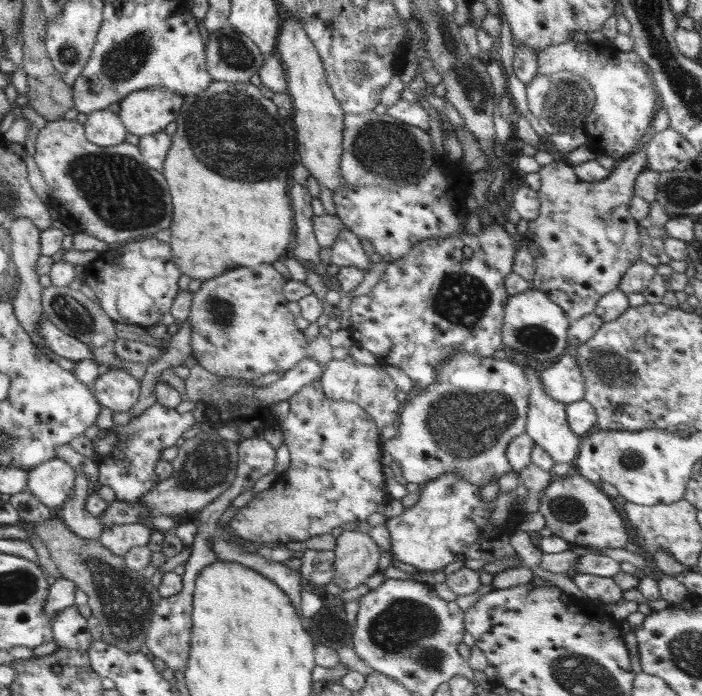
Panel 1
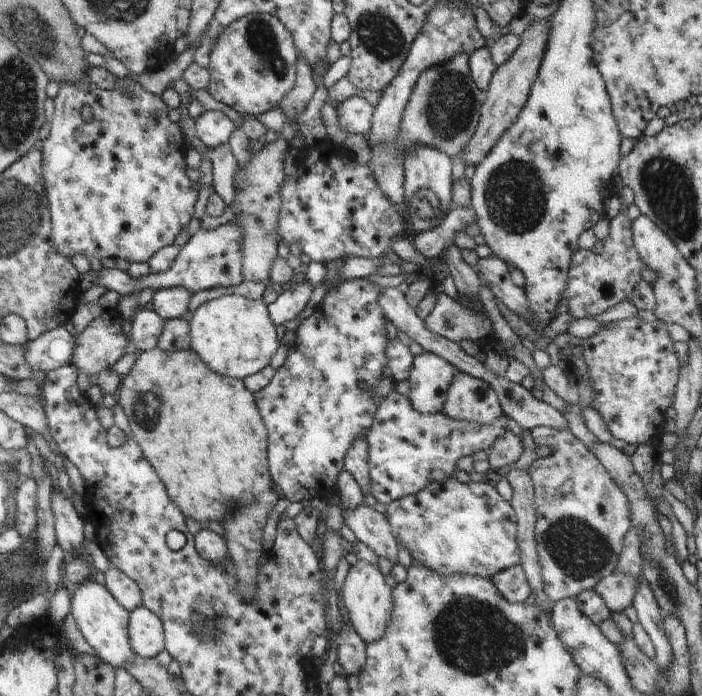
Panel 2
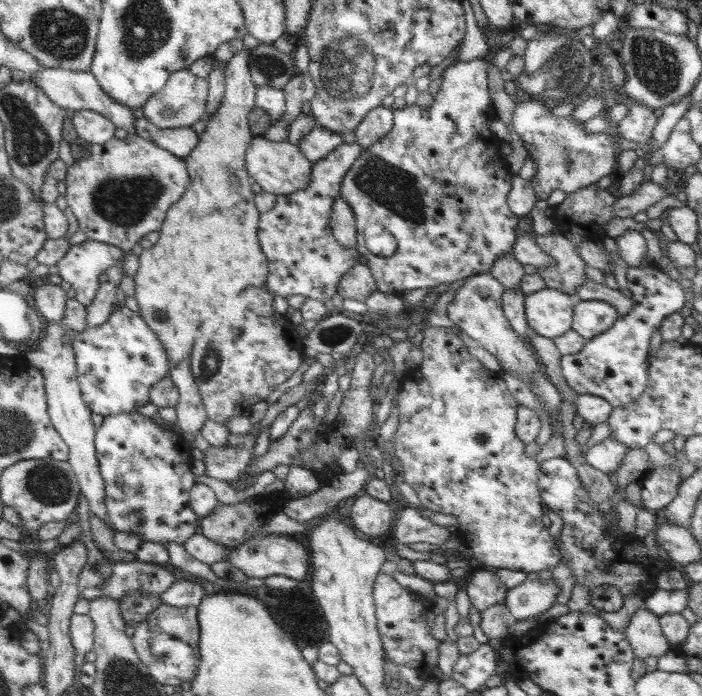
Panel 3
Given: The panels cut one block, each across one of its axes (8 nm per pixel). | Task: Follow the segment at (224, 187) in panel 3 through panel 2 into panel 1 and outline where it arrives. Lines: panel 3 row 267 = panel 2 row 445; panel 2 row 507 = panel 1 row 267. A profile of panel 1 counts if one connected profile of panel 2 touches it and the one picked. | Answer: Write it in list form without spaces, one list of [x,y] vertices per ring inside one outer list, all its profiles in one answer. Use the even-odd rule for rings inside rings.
[[[213,81],[202,93],[184,97],[182,110],[175,120],[176,132],[171,135],[172,146],[161,173],[167,180],[174,204],[169,242],[174,256],[172,262],[184,276],[203,283],[214,276],[222,276],[228,270],[270,264],[286,255],[285,250],[292,240],[294,209],[286,191],[285,179],[288,170],[292,170],[301,158],[297,141],[290,140],[286,128],[272,118],[276,116],[276,106],[271,100],[266,100],[251,82]]]

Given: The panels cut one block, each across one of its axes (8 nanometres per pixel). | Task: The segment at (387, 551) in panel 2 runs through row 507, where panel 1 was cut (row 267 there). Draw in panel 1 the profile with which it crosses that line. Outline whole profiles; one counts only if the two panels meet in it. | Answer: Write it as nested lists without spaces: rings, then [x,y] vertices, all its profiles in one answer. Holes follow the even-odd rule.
[[[346,229],[336,237],[336,243],[330,247],[330,264],[334,266],[356,266],[369,272],[373,263],[364,252],[358,236]]]

